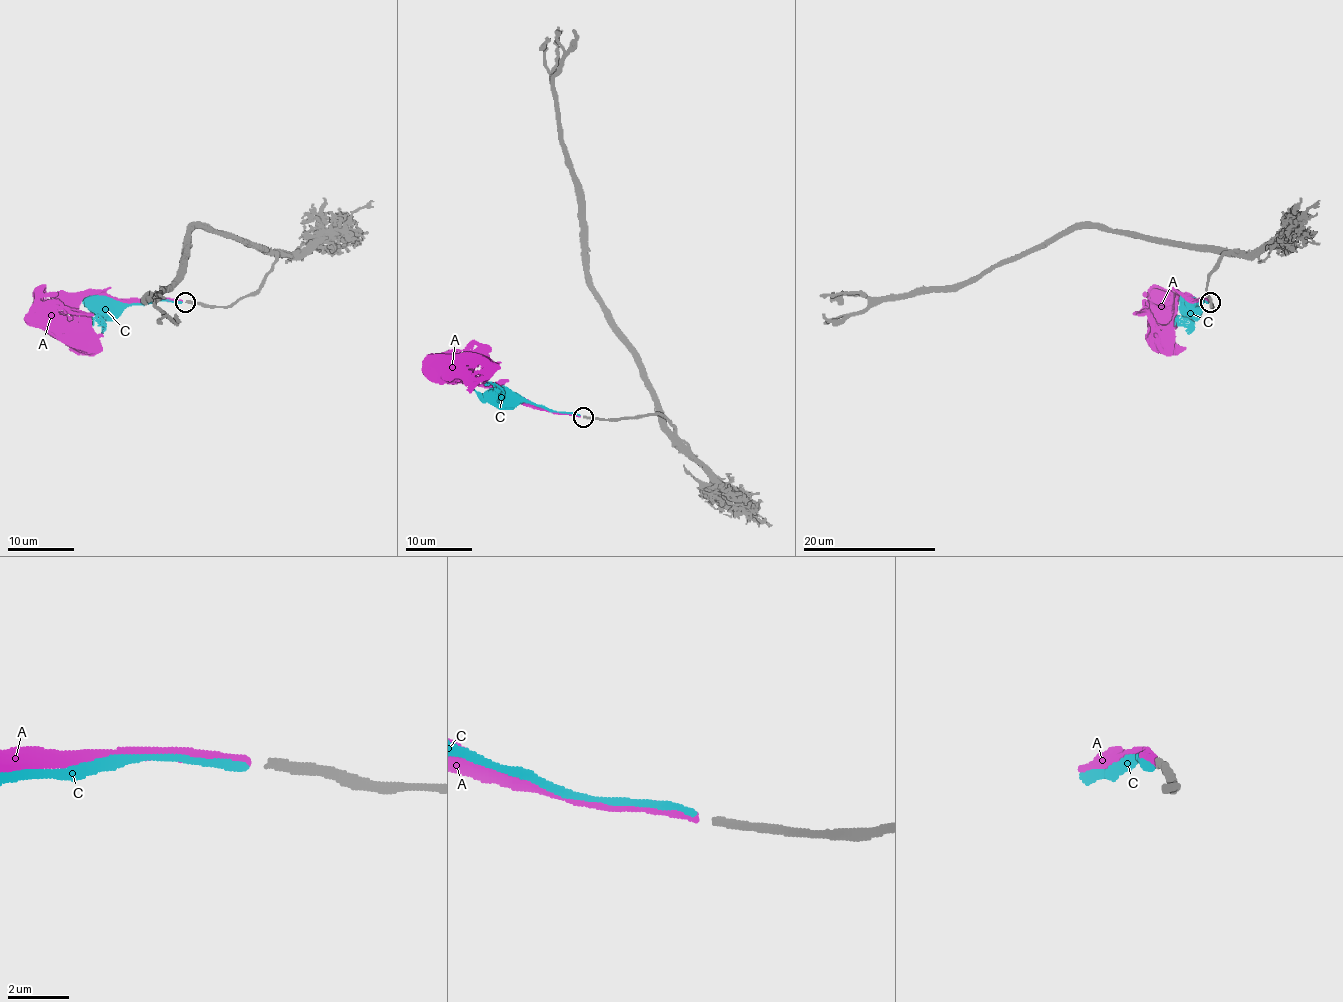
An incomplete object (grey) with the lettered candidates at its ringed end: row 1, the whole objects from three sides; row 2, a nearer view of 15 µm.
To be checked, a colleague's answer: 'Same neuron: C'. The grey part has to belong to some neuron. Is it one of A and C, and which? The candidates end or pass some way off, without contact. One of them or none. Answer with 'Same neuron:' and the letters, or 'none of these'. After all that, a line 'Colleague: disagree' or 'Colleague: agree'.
Same neuron: A
Colleague: disagree

